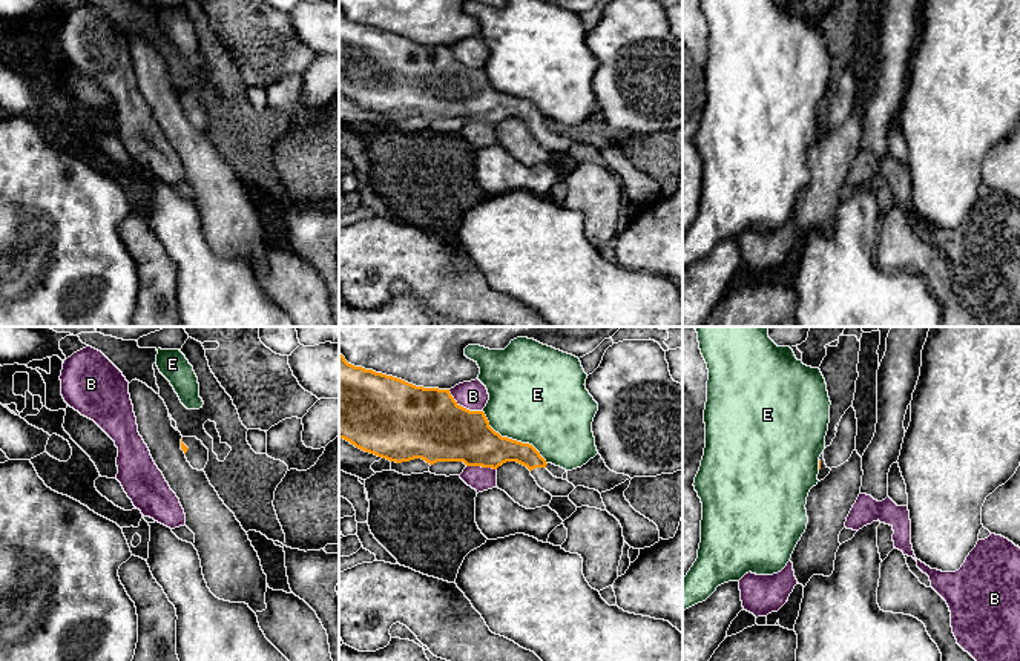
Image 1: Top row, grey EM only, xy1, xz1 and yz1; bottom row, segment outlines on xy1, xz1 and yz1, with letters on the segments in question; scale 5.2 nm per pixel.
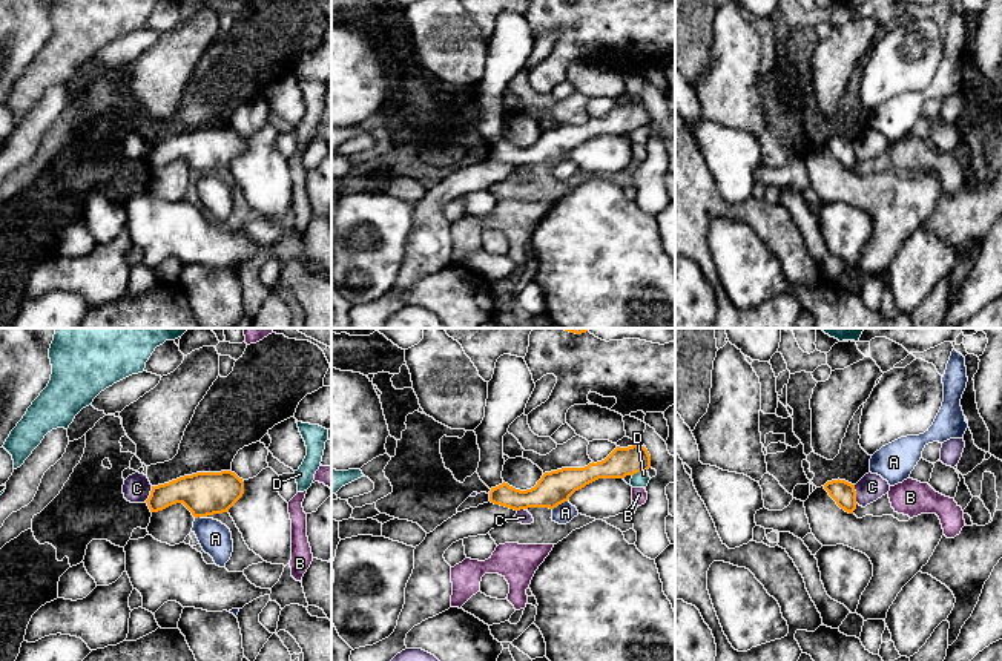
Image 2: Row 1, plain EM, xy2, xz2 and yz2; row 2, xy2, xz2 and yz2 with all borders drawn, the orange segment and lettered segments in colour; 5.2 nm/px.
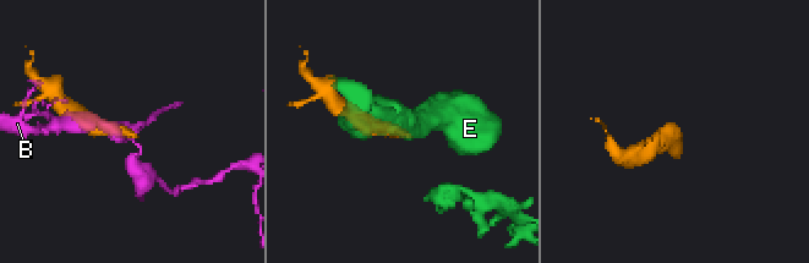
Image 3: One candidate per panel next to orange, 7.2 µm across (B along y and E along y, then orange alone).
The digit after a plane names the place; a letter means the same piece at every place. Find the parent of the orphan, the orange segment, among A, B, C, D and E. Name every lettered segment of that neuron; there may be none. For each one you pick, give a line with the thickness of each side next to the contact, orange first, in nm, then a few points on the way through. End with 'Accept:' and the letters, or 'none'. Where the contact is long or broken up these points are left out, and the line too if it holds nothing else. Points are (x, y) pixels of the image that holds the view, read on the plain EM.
Accept: none

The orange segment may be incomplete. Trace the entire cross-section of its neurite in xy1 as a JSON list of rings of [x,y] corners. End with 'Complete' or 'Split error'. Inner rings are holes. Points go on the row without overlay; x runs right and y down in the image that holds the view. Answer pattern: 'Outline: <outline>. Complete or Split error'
Outline: [[[183,94],[181,106],[193,126],[204,126],[209,118],[209,106],[196,94]]]. Split error

